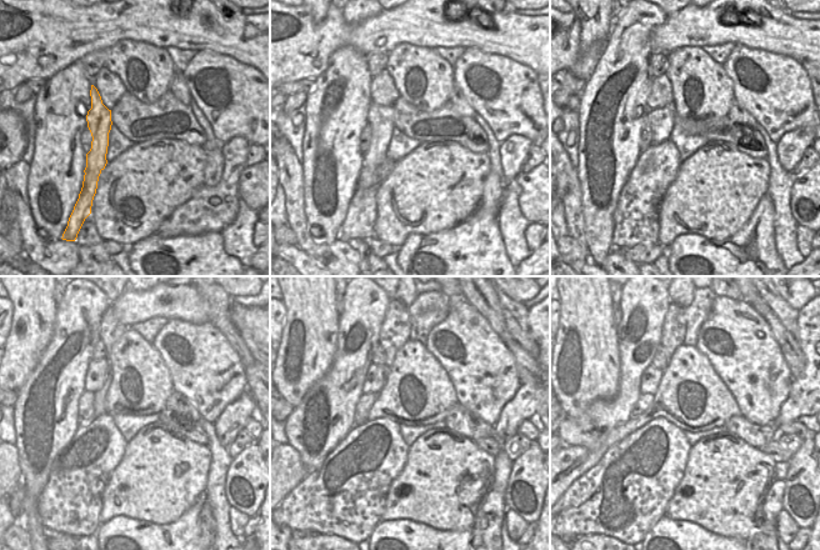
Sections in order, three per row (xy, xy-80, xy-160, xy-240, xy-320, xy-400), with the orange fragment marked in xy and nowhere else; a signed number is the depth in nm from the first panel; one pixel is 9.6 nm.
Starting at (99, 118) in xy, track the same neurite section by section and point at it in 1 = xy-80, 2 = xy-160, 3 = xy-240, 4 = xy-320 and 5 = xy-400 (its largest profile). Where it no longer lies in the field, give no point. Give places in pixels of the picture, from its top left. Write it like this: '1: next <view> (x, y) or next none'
1: next xy-80 (380, 119)
2: next xy-160 (661, 119)
3: next xy-240 (99, 396)
4: next xy-320 (396, 325)
5: next xy-400 (674, 329)

